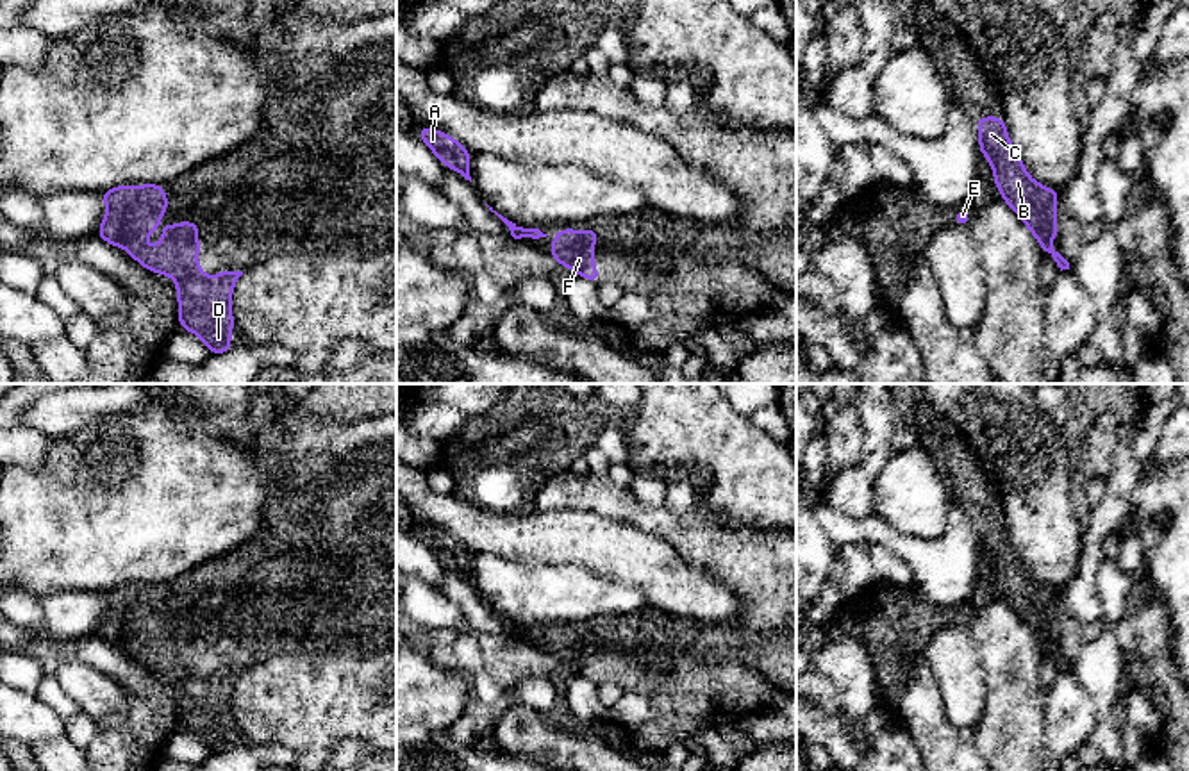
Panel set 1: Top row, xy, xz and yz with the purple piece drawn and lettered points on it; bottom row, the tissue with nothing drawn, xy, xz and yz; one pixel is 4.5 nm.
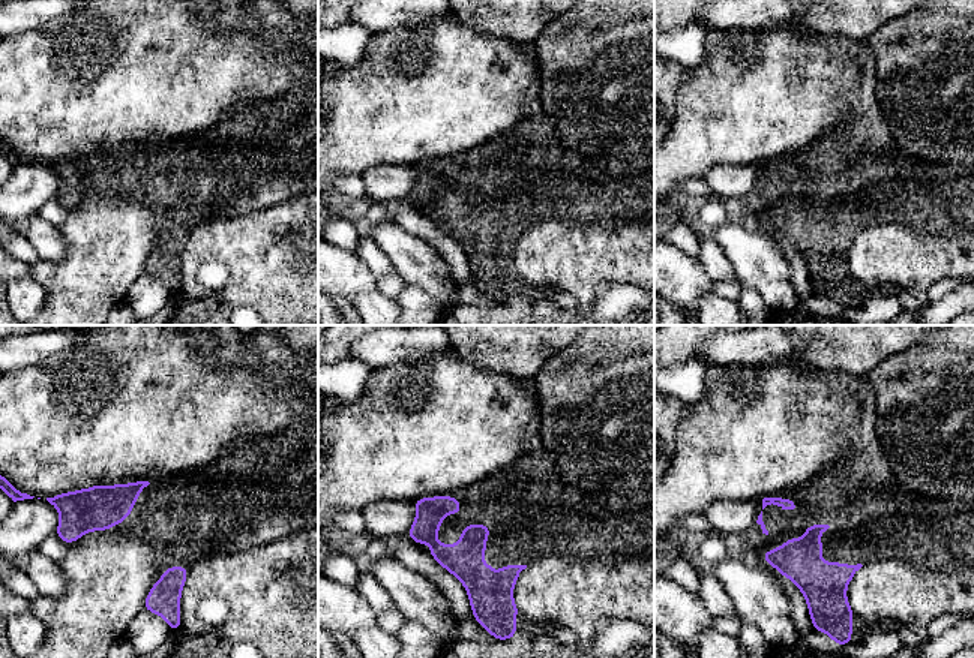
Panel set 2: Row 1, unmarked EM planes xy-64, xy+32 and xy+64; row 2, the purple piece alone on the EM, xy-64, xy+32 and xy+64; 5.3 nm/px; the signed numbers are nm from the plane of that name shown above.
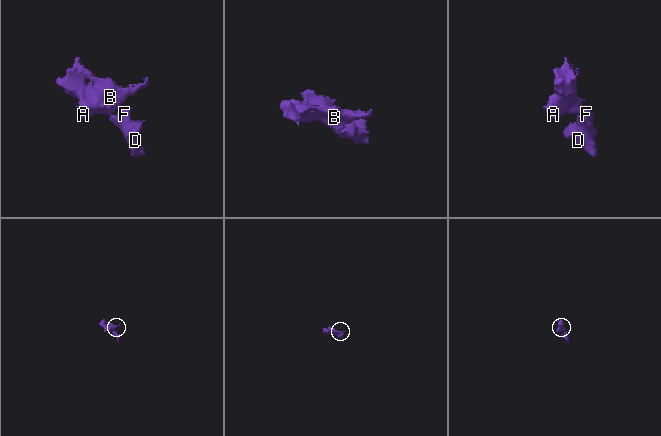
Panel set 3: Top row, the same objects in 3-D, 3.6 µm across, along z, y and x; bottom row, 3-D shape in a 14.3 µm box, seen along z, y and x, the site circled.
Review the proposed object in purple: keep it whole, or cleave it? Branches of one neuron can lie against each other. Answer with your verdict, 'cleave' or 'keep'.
keep

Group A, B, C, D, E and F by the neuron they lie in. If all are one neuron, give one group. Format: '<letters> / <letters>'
A B C D E F

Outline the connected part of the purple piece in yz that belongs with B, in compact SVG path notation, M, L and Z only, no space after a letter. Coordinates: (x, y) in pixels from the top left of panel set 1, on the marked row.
M982 116L973 125L980 132L978 152L991 162L1002 200L1014 209L1041 243L1041 253L1052 255L1060 271L1069 269L1069 262L1050 246L1060 230L1055 218L1060 191L1046 189L1028 177L1027 166L1009 139L1005 118Z

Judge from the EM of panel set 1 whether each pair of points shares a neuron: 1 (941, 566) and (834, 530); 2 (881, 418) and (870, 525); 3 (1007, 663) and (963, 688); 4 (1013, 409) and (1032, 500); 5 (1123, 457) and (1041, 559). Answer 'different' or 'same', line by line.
1: same
2: different
3: different
4: same
5: different

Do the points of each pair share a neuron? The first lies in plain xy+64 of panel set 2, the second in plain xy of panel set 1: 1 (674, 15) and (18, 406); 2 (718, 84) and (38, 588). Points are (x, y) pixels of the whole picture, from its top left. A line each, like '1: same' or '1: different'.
1: same
2: same

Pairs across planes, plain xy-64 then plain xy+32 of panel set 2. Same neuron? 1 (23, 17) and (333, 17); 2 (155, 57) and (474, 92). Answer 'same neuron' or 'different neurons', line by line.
1: different neurons
2: same neuron

